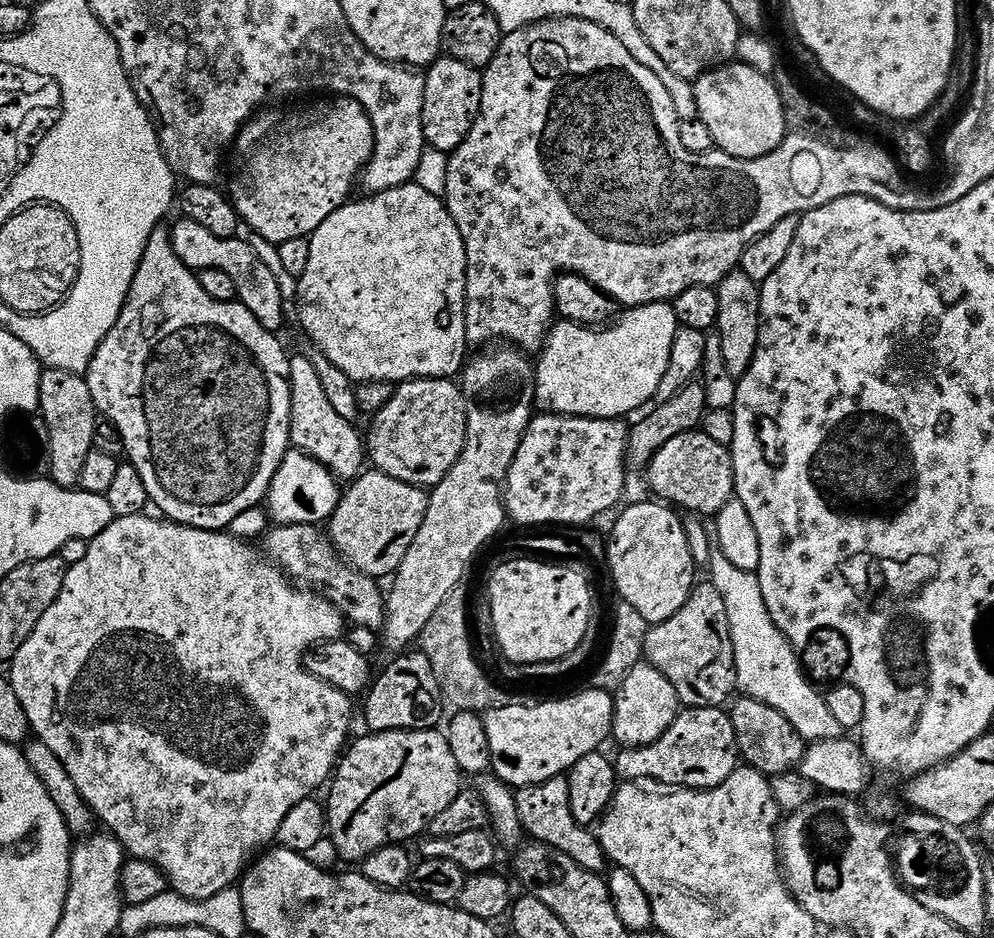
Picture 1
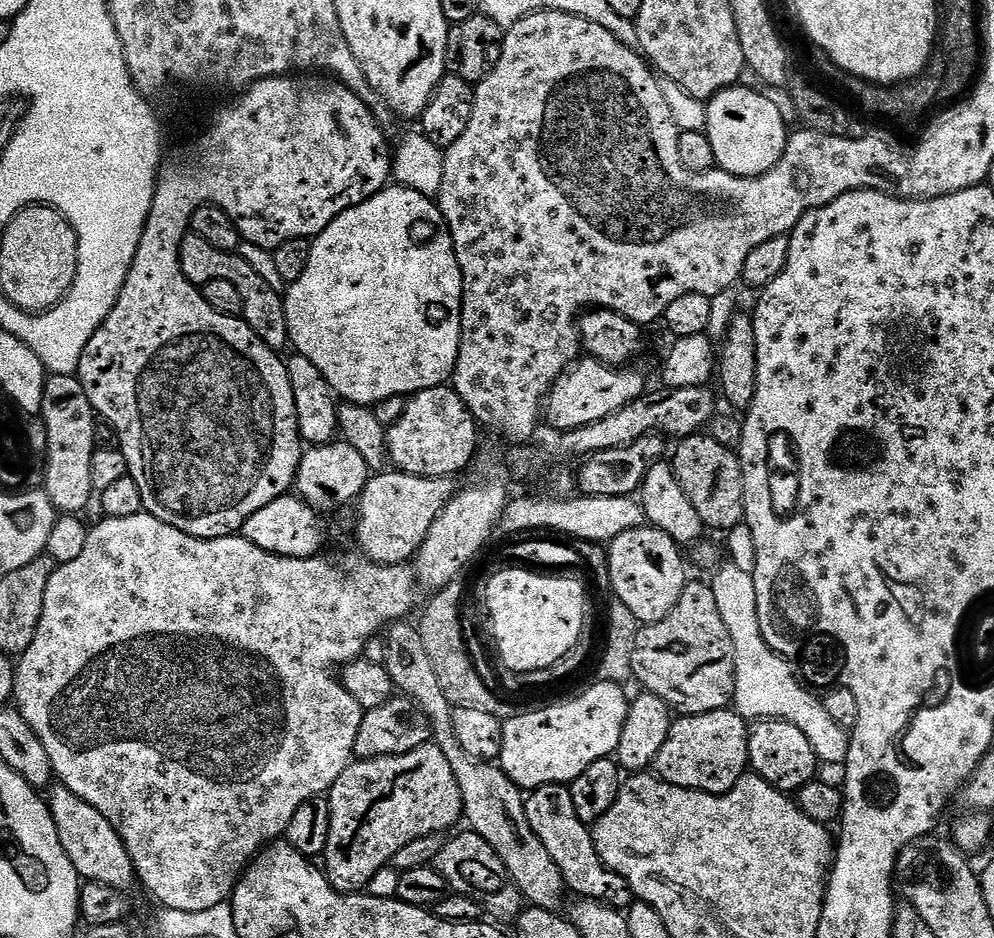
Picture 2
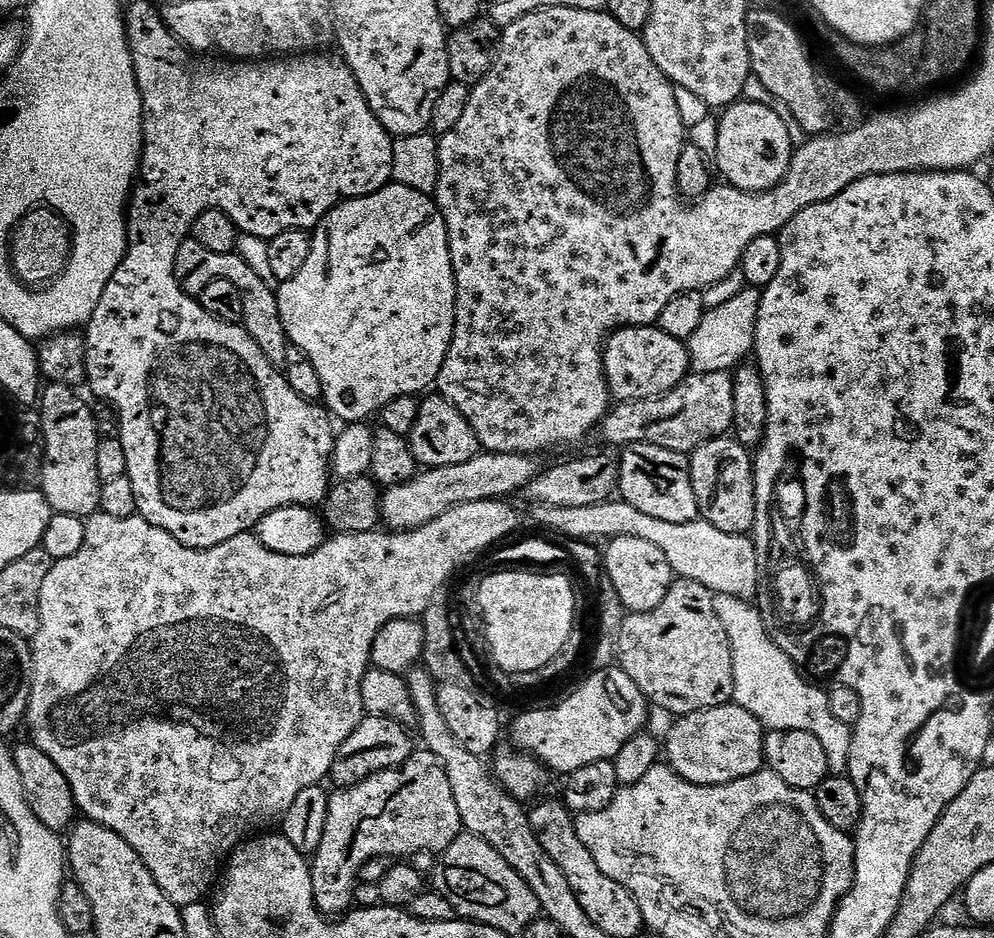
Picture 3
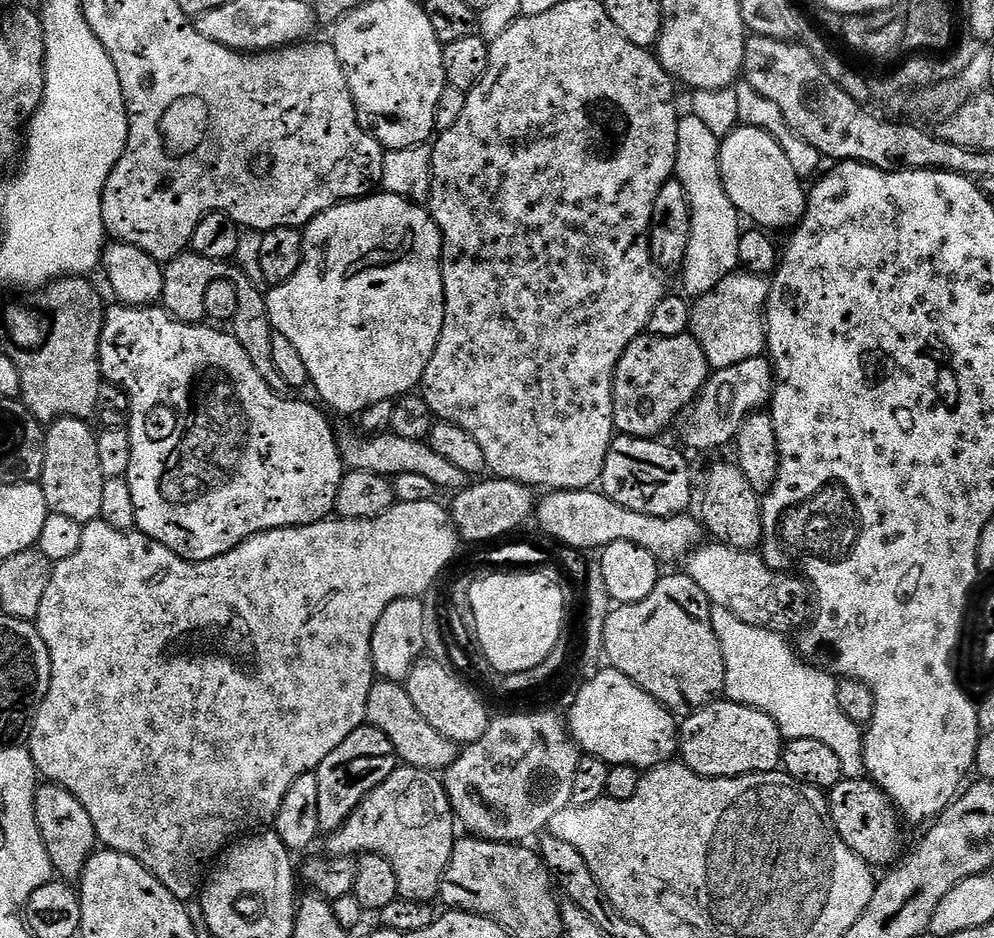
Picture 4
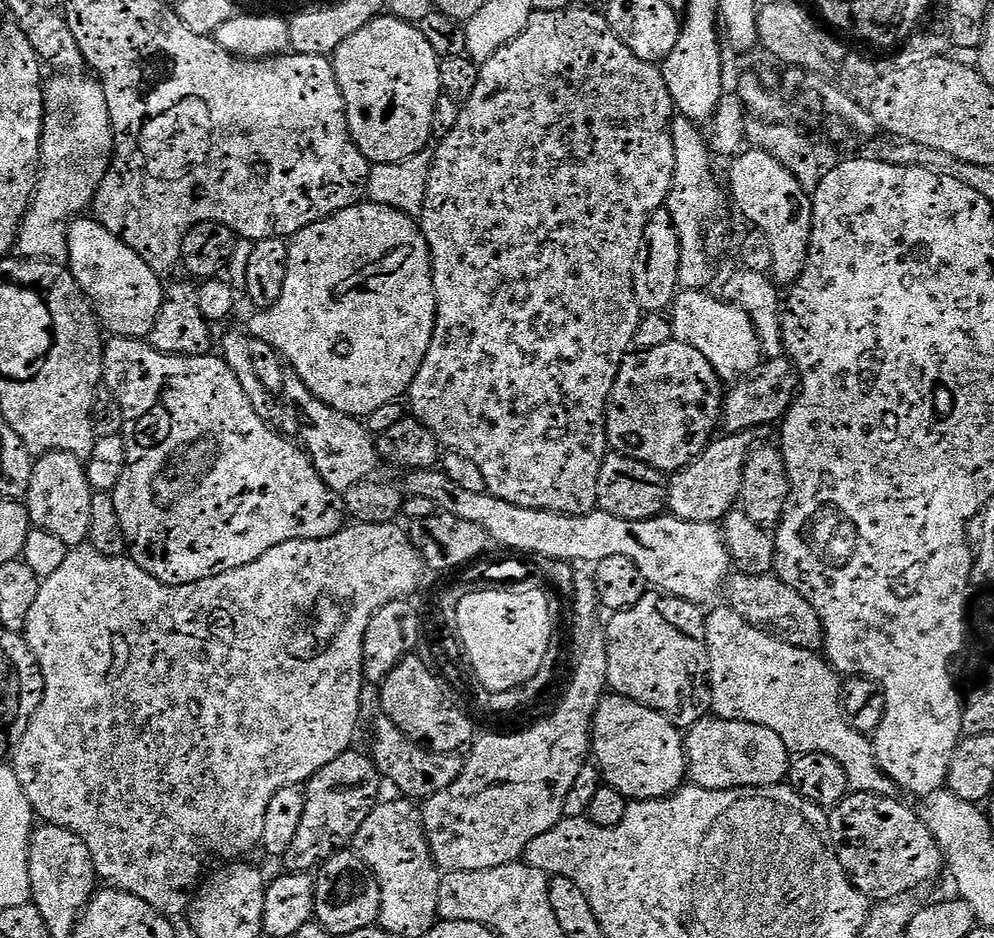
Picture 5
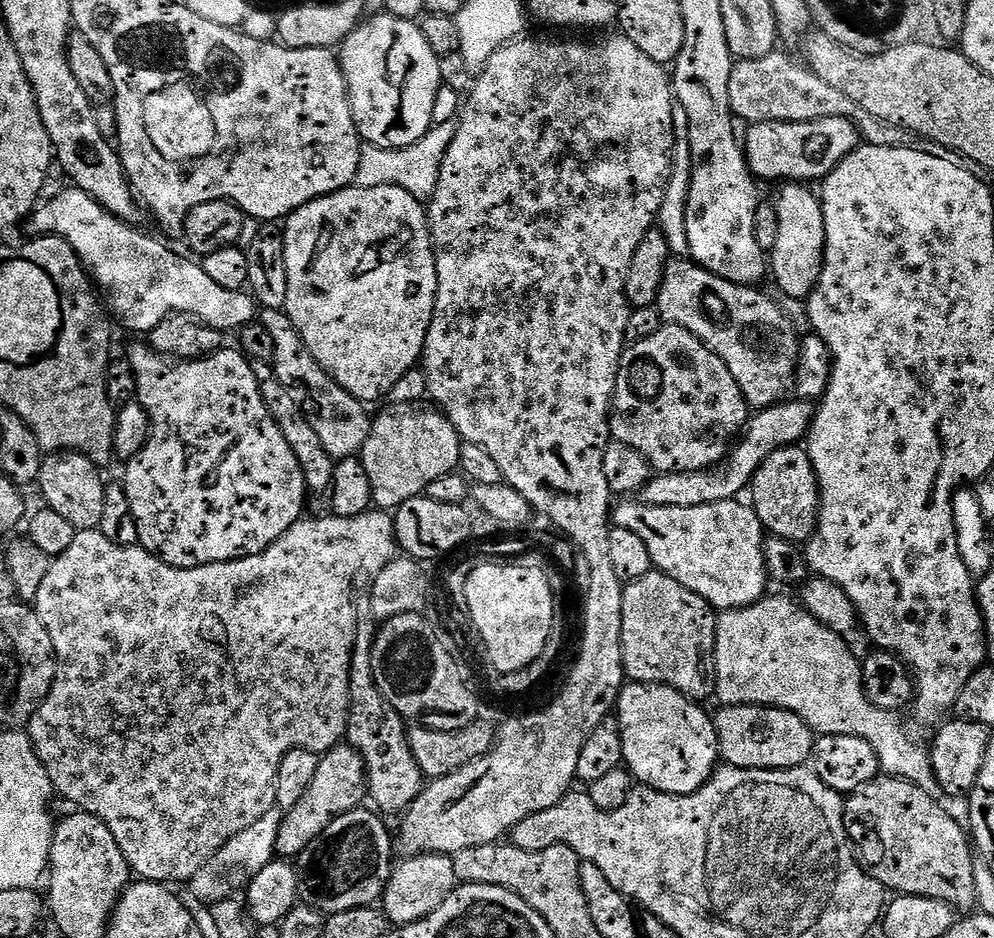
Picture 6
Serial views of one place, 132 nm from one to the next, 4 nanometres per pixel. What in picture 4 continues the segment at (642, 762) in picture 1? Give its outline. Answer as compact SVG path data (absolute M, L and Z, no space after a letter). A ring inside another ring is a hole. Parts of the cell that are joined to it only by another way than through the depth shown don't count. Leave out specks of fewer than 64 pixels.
M721 698L715 704L697 708L683 717L678 728L678 756L691 772L699 776L709 776L717 780L723 776L749 776L755 772L774 772L781 767L786 741L780 734L780 727L764 712L736 704L727 698Z

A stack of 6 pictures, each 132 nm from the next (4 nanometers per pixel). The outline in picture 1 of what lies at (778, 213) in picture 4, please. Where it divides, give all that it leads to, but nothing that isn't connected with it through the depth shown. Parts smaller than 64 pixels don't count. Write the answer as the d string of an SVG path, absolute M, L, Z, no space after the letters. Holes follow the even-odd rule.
M733 62L714 68L694 84L700 111L698 119L706 122L719 151L734 158L753 160L770 154L784 141L789 131L779 90L769 77L750 66Z

